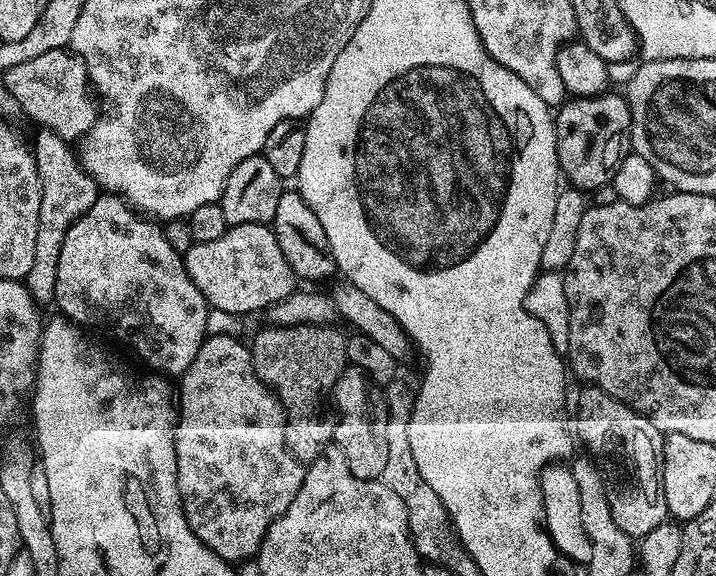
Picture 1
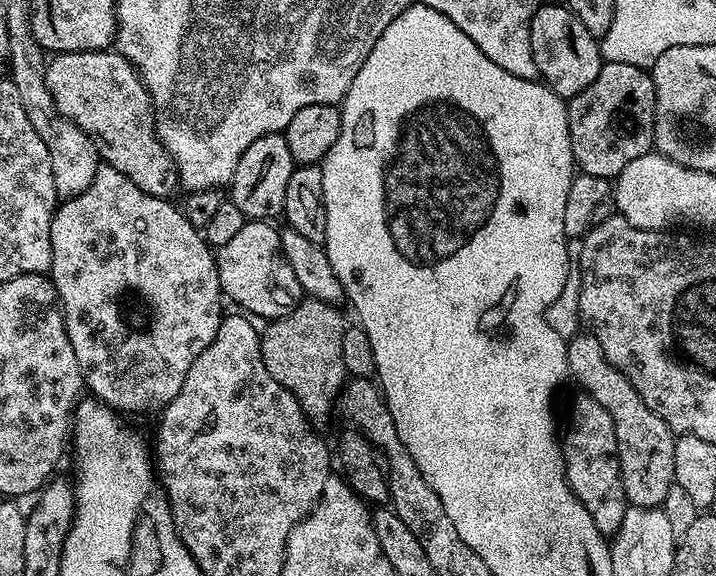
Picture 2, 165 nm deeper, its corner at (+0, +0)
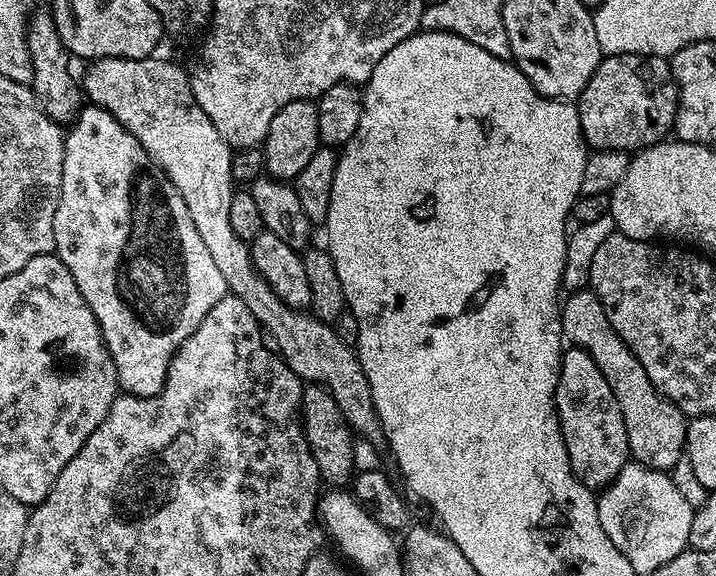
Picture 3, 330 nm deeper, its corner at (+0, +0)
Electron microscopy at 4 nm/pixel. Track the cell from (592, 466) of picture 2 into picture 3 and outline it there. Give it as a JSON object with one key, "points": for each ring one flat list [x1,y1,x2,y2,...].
{"points":[[572,346,561,355,556,413,573,474,588,488,607,488,630,463,626,422,622,418,618,398,614,398,614,390,610,390,610,382,606,382,606,374,598,370,594,358,590,358,586,350]]}

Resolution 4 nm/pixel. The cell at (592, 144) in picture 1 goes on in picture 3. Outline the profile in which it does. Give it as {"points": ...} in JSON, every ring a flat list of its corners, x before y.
{"points":[[629,52,605,55,576,104,584,142,598,152,618,150,629,154,661,143,673,131,679,101,680,90,665,57]]}

